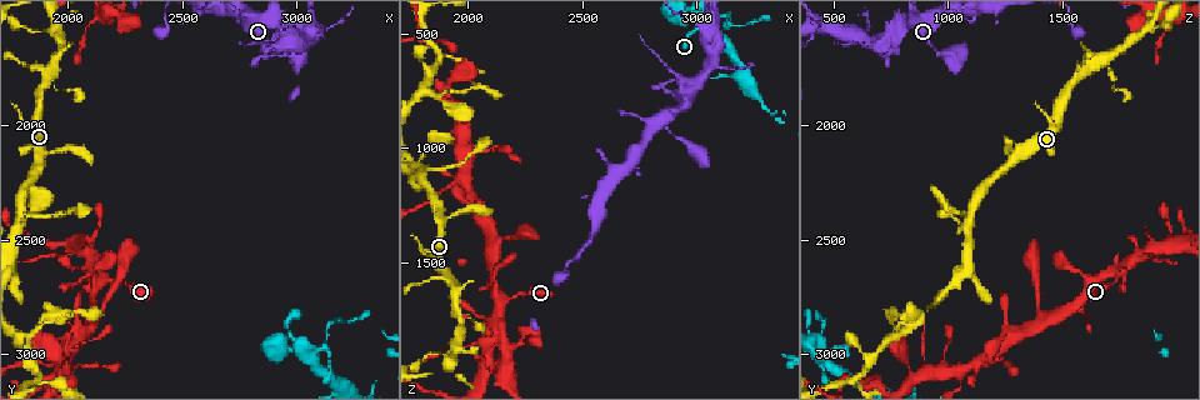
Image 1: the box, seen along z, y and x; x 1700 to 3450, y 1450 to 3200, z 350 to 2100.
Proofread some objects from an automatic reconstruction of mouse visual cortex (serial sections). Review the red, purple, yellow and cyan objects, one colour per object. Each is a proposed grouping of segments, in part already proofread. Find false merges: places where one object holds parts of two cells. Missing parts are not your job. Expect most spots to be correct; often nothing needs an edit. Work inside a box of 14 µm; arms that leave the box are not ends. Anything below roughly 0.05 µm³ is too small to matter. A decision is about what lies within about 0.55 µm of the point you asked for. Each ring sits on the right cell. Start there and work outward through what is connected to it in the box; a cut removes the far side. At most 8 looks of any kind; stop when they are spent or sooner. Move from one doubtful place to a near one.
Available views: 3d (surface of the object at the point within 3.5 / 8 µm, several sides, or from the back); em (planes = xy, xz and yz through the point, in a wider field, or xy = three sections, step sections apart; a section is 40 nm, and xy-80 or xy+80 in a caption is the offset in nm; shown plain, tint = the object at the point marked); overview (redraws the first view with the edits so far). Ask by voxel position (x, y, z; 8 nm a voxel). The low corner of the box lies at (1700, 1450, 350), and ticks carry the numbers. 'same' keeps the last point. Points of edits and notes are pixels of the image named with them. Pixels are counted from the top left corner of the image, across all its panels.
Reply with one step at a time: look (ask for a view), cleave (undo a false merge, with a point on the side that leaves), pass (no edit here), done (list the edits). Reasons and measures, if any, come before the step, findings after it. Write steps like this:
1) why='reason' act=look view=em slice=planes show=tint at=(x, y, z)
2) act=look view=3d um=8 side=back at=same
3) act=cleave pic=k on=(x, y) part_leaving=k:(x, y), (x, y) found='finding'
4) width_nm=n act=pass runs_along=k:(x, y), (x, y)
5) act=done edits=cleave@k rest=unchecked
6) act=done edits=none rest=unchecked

why='a fork' act=look view=3d um=3.5 at=(1930, 1690, 1670)

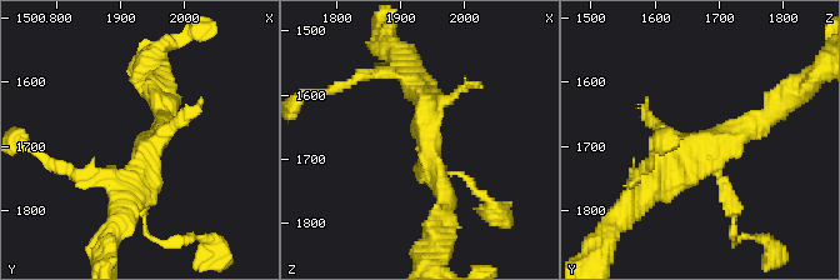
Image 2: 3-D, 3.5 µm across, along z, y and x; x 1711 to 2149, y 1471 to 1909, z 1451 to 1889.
act=pass runs_along=2:(644, 191), (679, 145), (771, 115) found='one cell here'

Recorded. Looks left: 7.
why='branch point' act=look view=3d um=3.5 at=(1950, 1560, 1870)

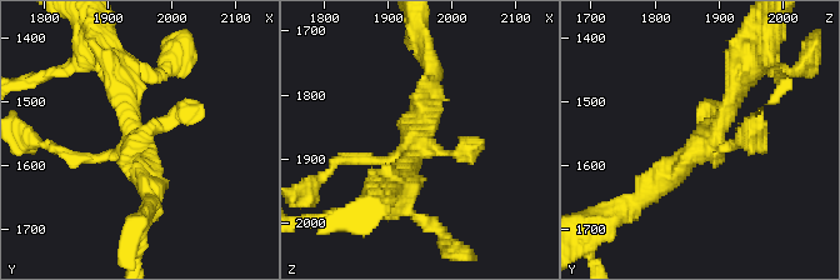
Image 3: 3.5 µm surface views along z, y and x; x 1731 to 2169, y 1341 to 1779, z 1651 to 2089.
act=pass runs_along=3:(430, 84), (415, 141), (388, 160), (338, 164) found='one cell here'

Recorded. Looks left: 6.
why='narrows sharply' act=look view=3d um=8 at=(1830, 2380, 990)

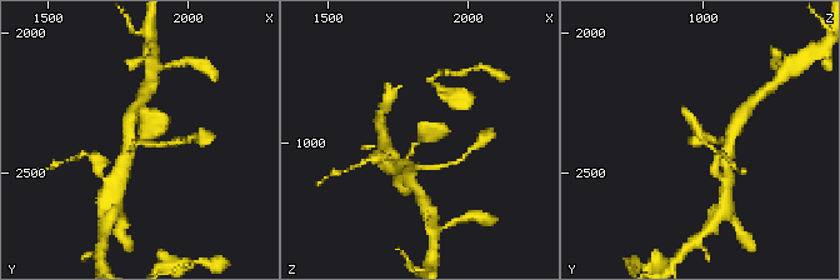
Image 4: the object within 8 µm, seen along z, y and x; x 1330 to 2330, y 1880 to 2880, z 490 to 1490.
act=look view=3d um=3.5 at=(1830, 2380, 1010)

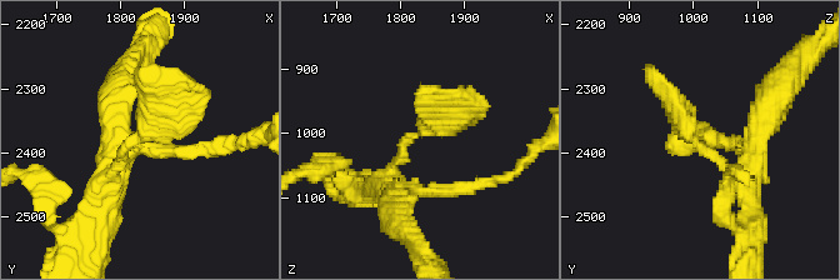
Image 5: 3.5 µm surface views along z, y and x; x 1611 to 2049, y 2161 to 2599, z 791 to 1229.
act=look view=em slice=xy step=2 show=tint at=(1830, 2380, 1005)

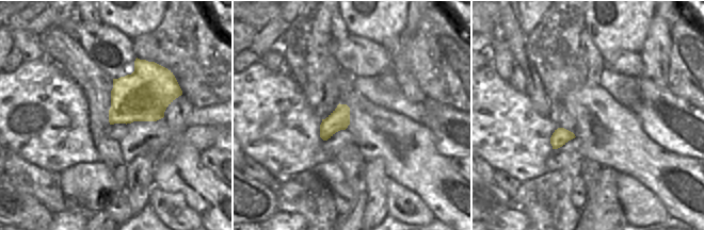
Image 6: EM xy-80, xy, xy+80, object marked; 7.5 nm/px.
act=pass found='one cell here'

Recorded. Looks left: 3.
why='thin arm on a thick one' act=look view=3d um=3.5 at=(1880, 2860, 790)

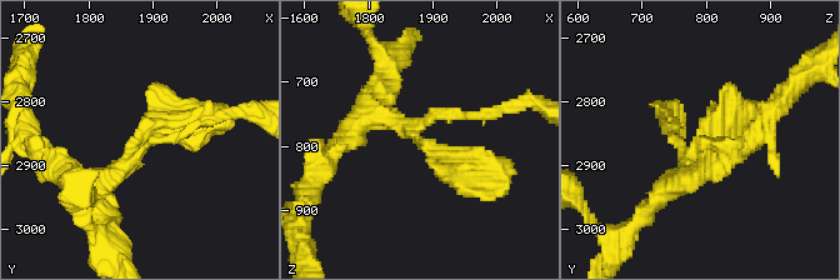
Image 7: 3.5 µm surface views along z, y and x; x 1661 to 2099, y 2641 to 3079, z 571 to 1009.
act=look view=em slice=xy step=1 show=plain at=(1885, 2860, 800)

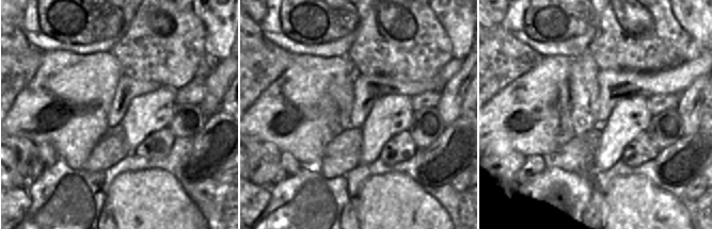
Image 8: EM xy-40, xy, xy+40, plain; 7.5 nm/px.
why='with the object marked' act=look view=em slice=xy step=1 show=tint at=same

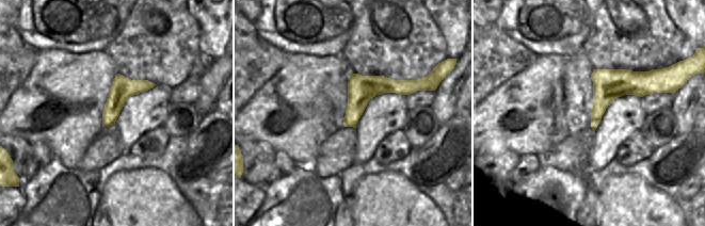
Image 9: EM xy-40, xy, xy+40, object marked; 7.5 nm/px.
width_nm=200 act=pass runs_along=9:(418, 87), (374, 86), (346, 120) found='continuous, no second cell'

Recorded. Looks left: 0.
act=done edits=none rest=unchecked

